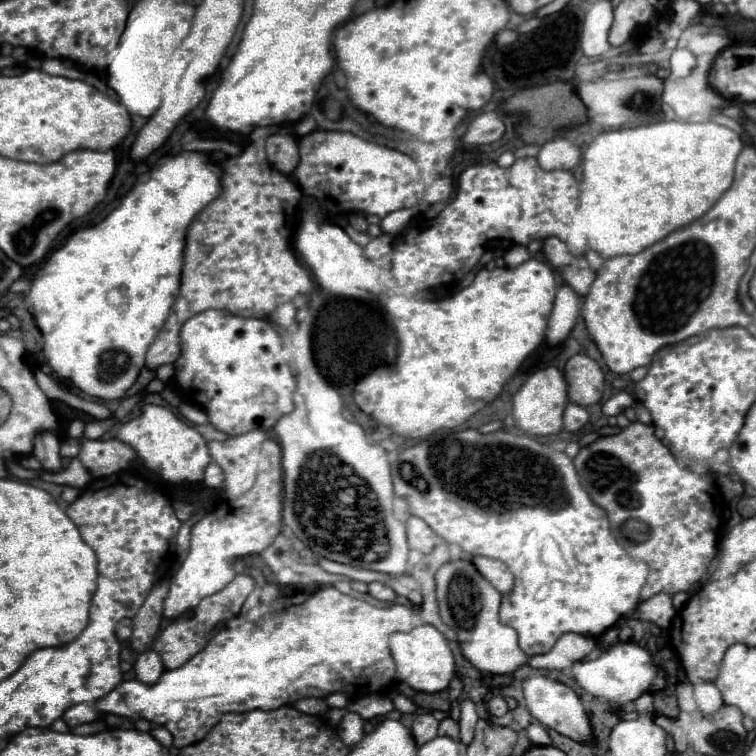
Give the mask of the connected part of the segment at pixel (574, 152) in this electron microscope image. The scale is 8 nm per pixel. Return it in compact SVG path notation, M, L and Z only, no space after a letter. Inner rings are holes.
M556 137L540 147L536 159L542 169L554 171L554 169L574 169L580 163L580 155L582 151L578 145L570 143L566 137Z

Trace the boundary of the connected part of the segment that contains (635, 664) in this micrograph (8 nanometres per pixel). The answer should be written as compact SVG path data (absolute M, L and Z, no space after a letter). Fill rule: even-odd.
M632 641L616 643L610 649L602 651L602 655L592 661L582 661L582 659L574 661L572 677L590 695L606 697L608 701L612 701L616 705L626 705L634 699L638 699L644 691L660 691L666 685L664 671L652 663L652 657L644 647L640 647Z

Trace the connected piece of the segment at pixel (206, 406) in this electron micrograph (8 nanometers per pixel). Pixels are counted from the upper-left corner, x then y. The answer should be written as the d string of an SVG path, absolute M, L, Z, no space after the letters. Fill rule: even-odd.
M208 309L182 325L182 355L174 363L176 383L192 393L198 407L204 409L208 421L226 435L240 435L252 429L272 429L276 421L294 409L292 393L296 389L296 377L288 363L282 359L280 335L266 319L244 319L228 311Z

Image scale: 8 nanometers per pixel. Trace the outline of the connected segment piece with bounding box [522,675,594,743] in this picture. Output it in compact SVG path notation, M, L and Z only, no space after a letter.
M526 677L522 681L522 691L524 691L524 699L526 699L526 707L532 713L532 717L536 717L544 727L554 729L566 737L572 737L576 741L582 743L590 743L592 737L592 727L588 723L588 717L584 713L584 707L580 703L580 697L576 695L574 689L570 689L568 685L548 679L548 677Z

